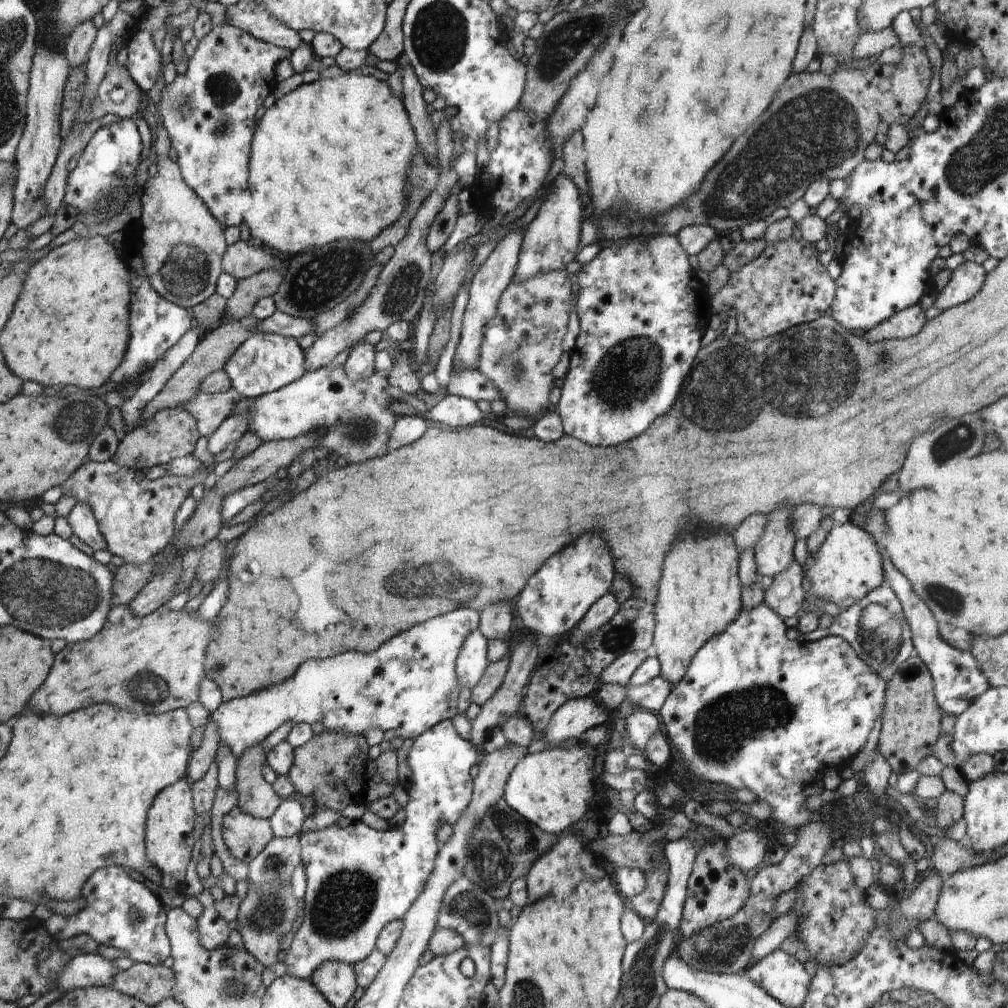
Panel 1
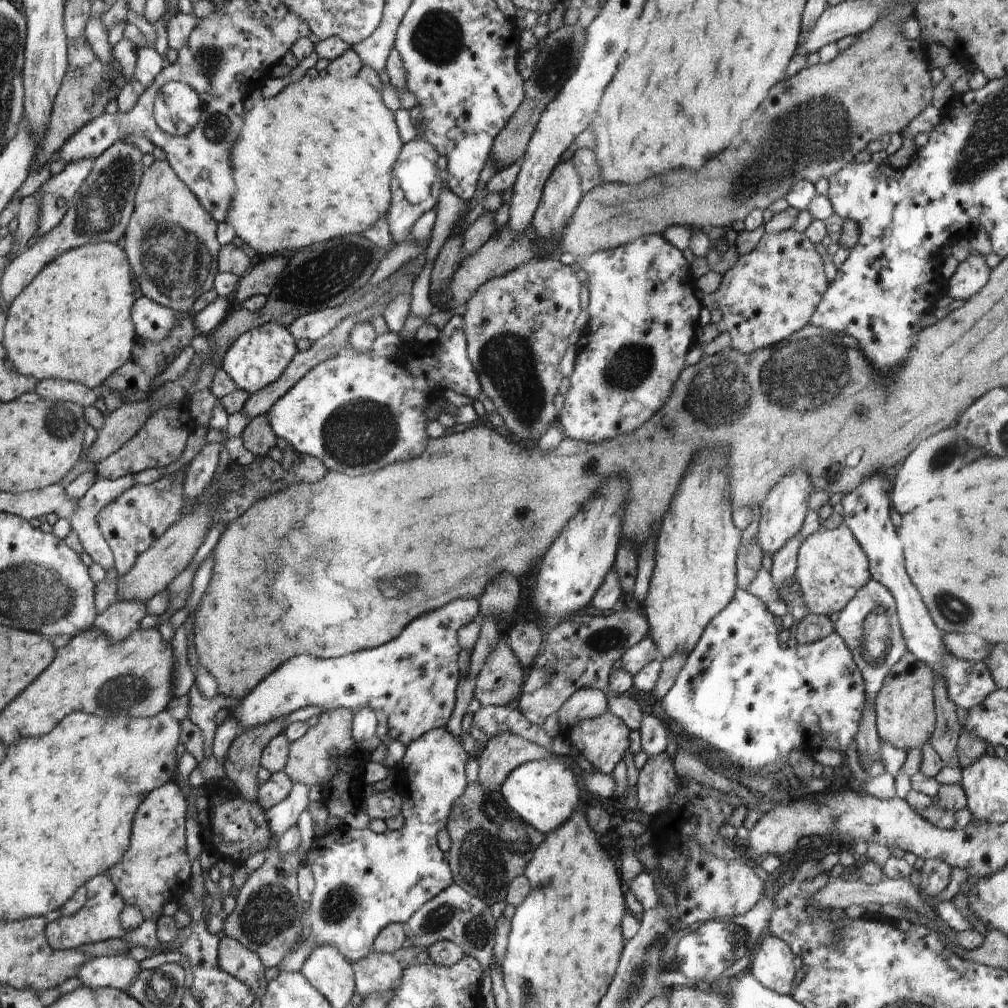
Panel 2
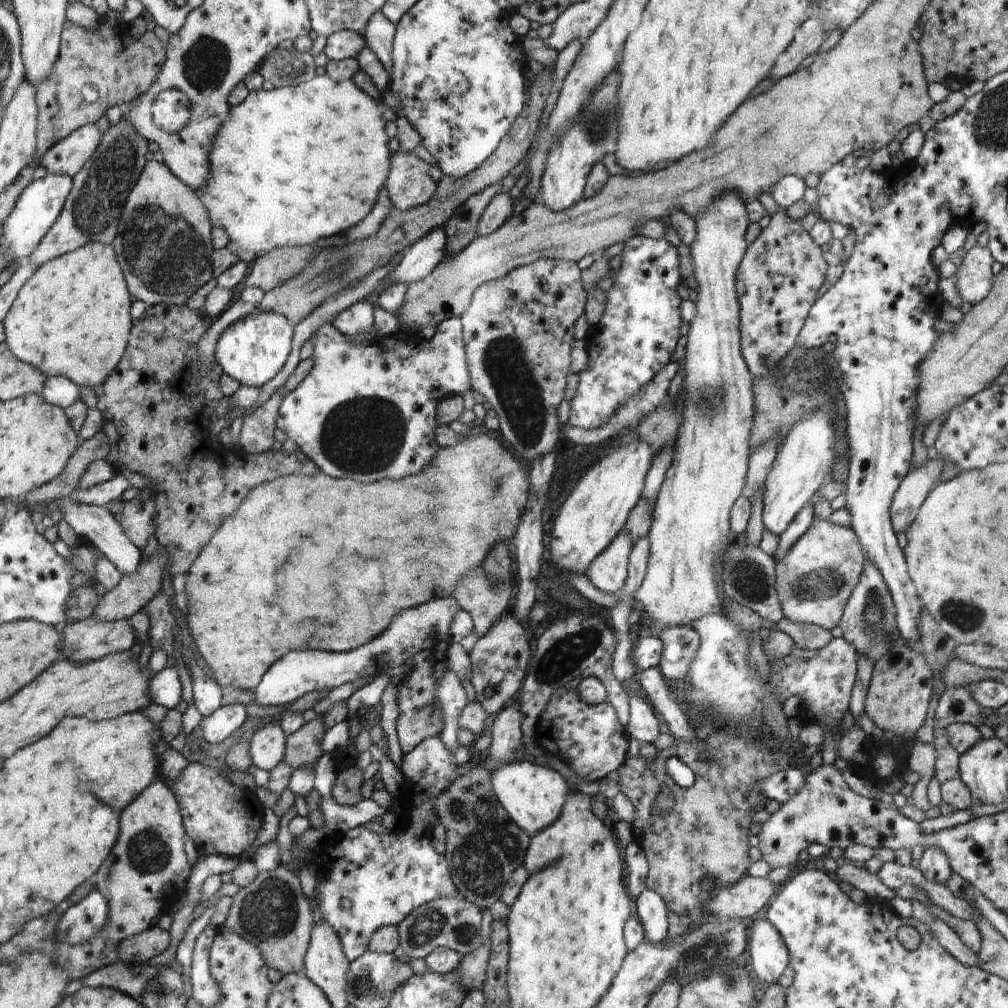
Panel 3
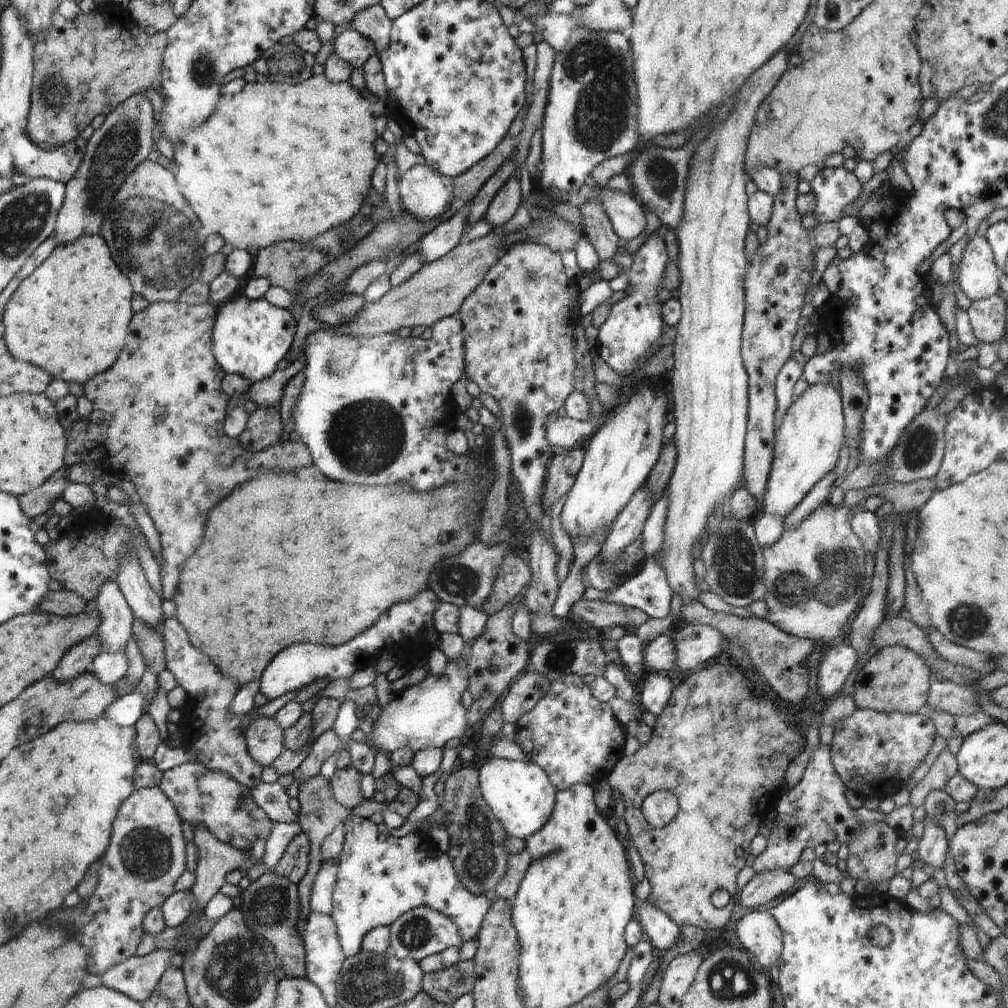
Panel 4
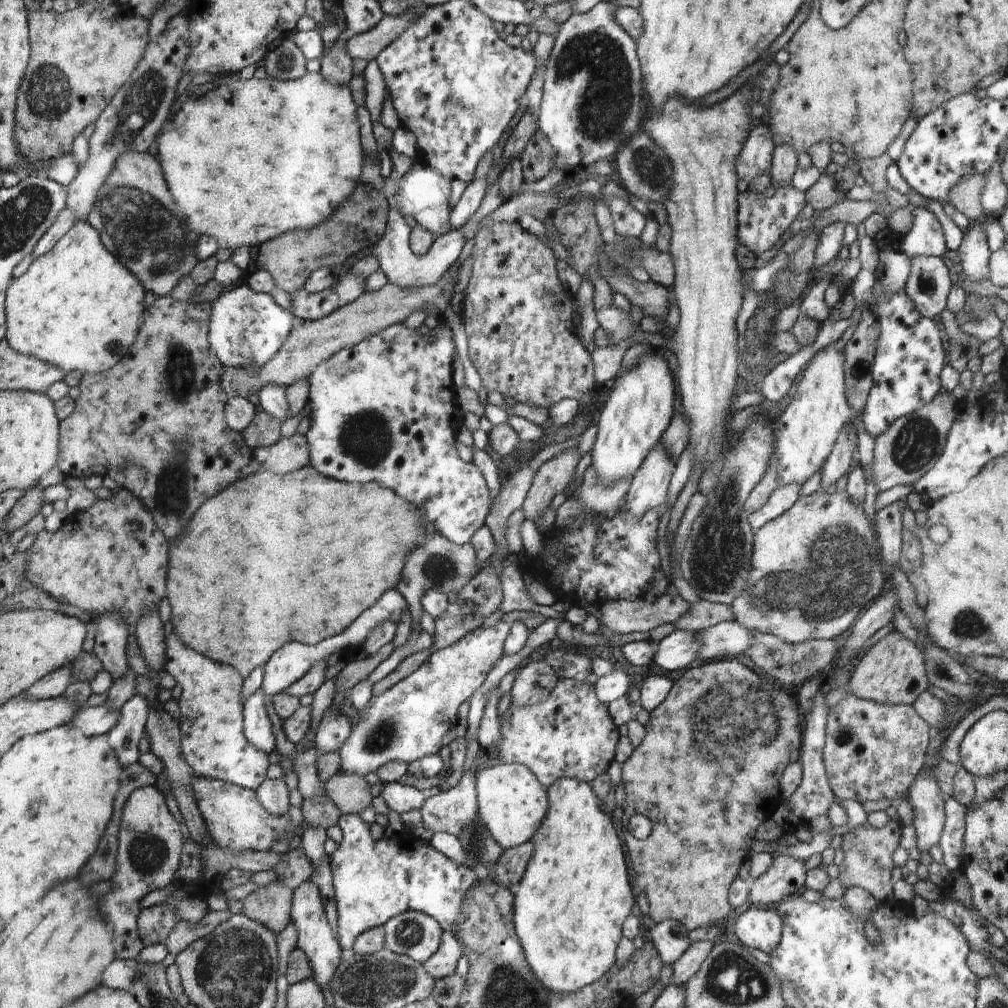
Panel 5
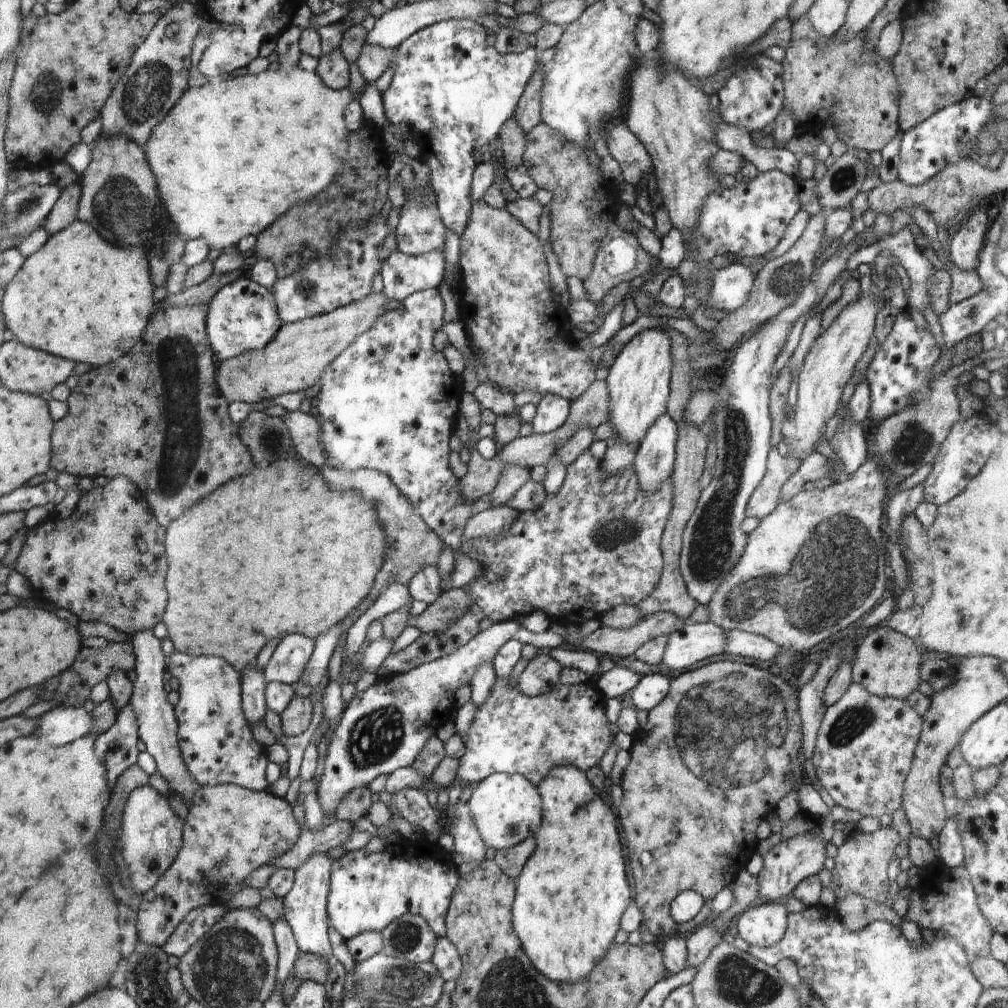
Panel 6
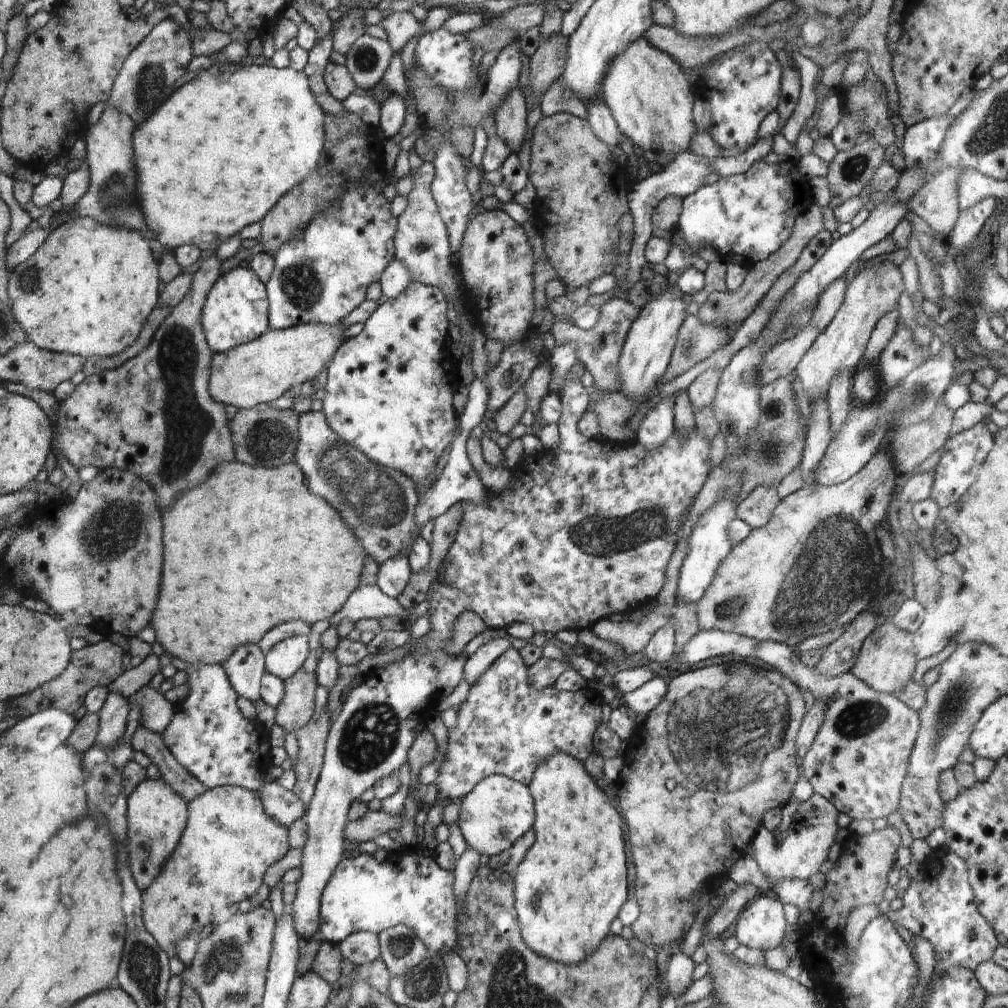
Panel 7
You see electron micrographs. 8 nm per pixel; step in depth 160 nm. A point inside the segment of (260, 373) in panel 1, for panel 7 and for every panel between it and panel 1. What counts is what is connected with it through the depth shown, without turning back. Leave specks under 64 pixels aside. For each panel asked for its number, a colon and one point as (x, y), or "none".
2: (258, 358)
3: (253, 350)
4: (250, 337)
5: (248, 328)
6: (243, 316)
7: (235, 312)

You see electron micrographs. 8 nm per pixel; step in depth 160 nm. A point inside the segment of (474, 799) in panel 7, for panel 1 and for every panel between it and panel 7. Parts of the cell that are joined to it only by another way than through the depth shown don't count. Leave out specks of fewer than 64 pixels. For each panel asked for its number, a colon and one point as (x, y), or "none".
1: (551, 789)
2: (544, 793)
3: (534, 796)
4: (520, 794)
5: (511, 800)
6: (507, 809)

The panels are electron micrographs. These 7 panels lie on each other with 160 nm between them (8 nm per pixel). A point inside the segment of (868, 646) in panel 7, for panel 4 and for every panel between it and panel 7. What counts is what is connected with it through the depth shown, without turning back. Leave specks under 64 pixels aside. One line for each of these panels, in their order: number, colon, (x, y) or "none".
4: (896, 678)
5: (893, 671)
6: (887, 663)

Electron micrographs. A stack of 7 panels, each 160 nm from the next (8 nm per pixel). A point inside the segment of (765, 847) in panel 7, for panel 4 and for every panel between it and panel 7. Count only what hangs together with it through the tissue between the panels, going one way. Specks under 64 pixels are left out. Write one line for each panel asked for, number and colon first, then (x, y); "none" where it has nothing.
4: (762, 888)
5: (787, 874)
6: (794, 859)

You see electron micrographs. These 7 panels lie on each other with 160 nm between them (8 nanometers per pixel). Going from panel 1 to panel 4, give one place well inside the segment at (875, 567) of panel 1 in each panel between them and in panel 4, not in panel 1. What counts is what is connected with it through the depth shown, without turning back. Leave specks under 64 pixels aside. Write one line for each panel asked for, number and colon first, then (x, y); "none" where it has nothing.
2: (831, 566)
3: (814, 579)
4: (815, 574)

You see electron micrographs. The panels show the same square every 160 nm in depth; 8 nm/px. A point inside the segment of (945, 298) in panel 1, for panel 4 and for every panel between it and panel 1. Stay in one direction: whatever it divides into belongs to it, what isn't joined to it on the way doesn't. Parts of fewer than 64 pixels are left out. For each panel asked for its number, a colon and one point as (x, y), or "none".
2: (971, 274)
3: (974, 279)
4: (977, 274)

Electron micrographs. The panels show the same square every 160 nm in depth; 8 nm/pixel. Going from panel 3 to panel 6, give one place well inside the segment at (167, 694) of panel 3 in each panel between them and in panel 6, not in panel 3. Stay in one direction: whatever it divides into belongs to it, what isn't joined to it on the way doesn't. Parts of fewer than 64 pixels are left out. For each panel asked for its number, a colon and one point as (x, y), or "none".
4: (125, 711)
5: (96, 721)
6: (60, 726)

